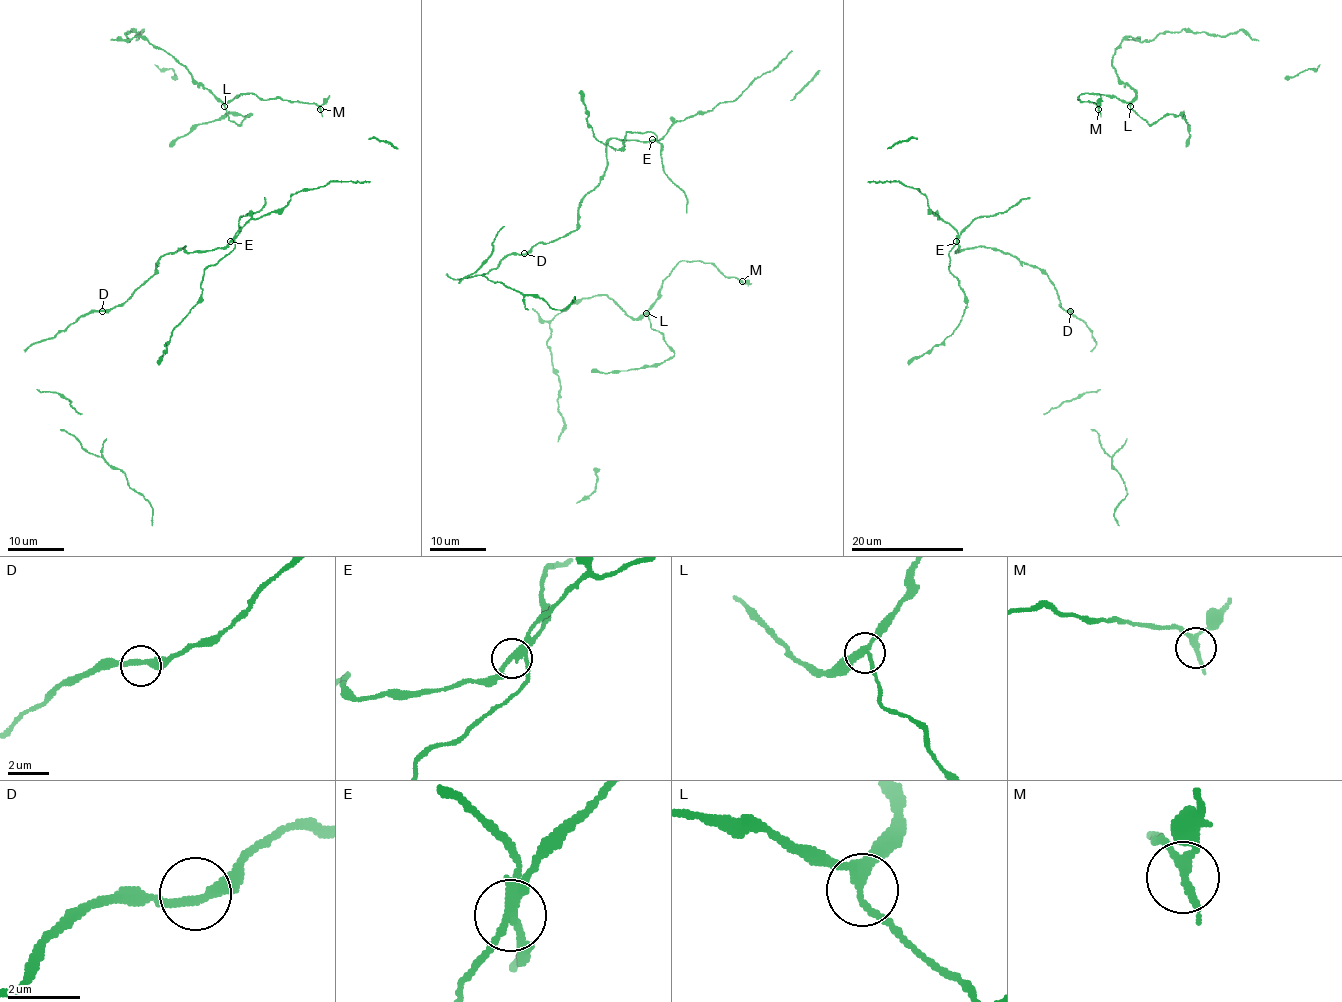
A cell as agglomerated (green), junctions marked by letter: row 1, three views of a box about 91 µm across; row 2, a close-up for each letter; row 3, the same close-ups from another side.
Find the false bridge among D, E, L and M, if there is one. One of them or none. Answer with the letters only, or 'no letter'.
E

